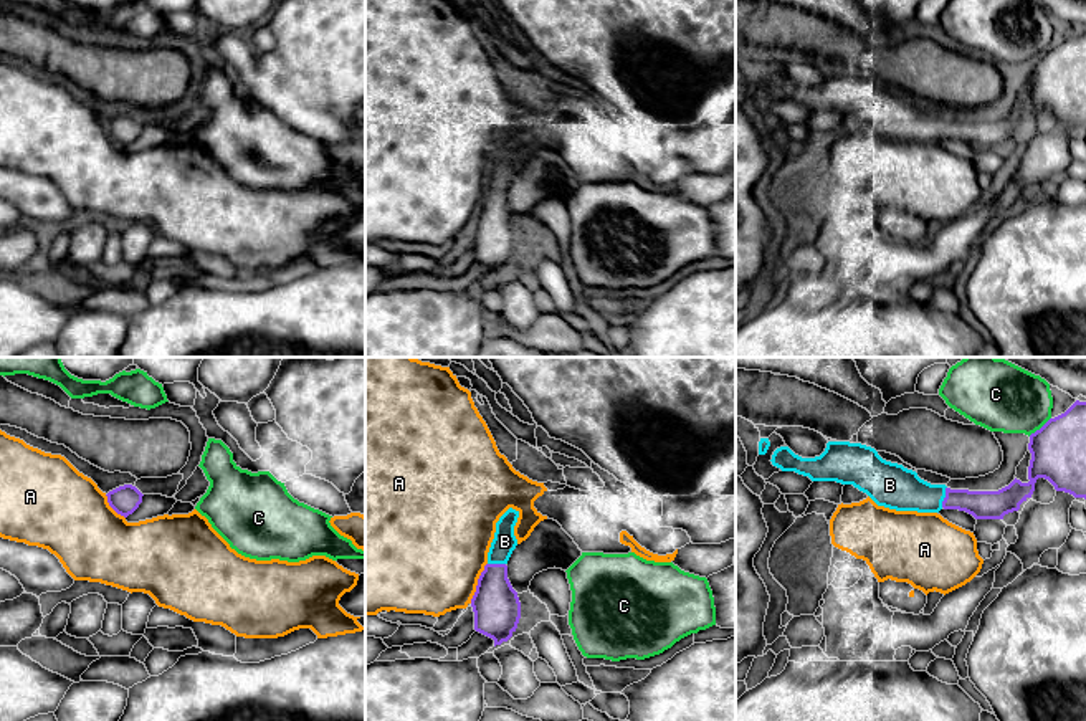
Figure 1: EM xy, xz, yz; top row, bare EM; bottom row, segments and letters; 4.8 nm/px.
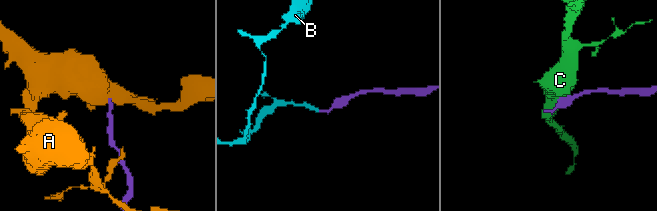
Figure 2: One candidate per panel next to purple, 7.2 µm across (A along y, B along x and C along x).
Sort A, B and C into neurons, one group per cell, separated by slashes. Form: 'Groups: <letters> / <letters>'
Groups: A / B / C

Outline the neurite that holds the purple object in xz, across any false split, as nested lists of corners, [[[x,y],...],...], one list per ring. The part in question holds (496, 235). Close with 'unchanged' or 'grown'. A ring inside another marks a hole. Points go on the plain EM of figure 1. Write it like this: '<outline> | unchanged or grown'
[[[509,137],[496,152],[488,193],[471,228],[474,260],[493,268],[494,276],[512,266],[521,248],[521,232],[507,208],[506,195],[517,175],[514,165],[517,147],[519,141]]] | grown

